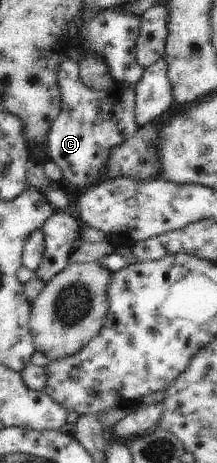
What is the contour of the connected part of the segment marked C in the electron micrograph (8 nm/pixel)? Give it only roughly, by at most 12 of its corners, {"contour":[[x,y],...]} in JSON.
{"contour":[[60,65],[49,160],[83,189],[138,131],[137,85],[92,91]]}

